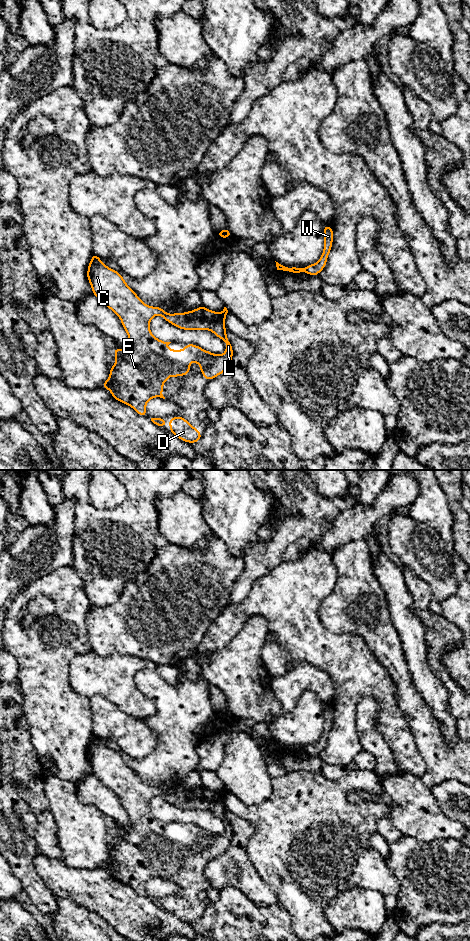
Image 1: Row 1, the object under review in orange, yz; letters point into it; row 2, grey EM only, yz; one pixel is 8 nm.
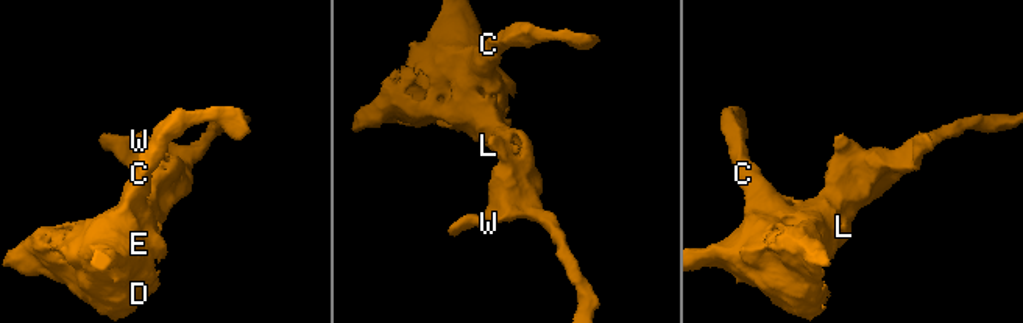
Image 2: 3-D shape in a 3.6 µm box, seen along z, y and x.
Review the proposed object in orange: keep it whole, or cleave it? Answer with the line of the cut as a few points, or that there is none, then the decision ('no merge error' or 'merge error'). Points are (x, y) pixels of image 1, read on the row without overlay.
no cut | no merge error

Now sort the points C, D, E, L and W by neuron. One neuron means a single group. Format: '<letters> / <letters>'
C D E L W

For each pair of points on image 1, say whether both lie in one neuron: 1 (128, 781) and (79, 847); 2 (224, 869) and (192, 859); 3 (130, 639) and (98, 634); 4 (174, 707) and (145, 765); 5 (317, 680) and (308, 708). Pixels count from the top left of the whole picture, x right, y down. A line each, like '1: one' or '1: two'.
1: two
2: two
3: one
4: one
5: two

